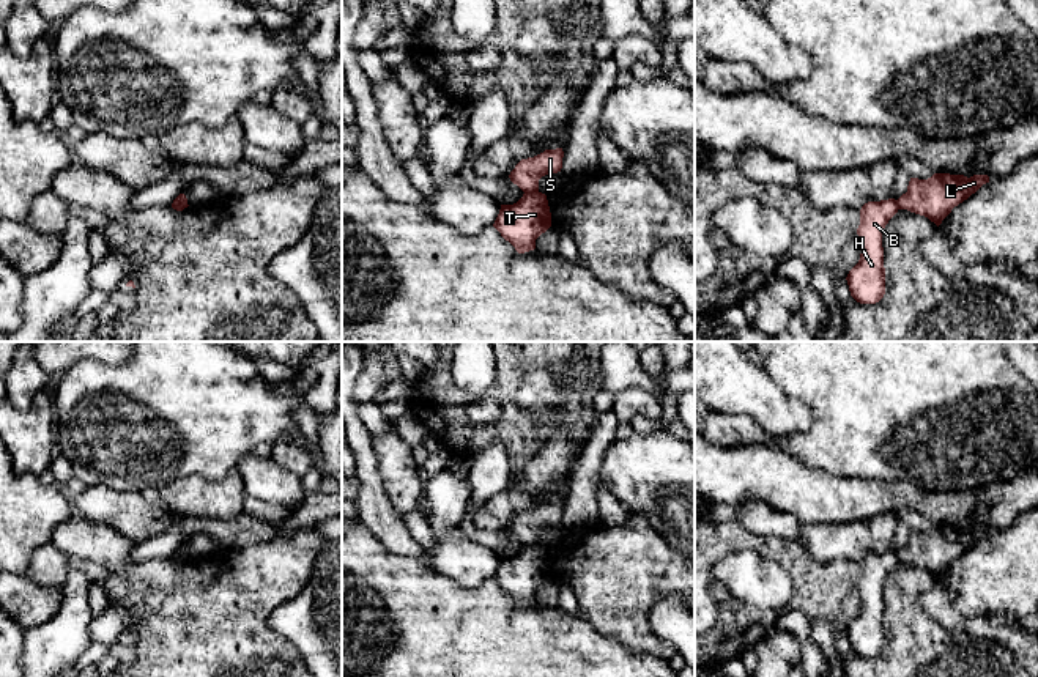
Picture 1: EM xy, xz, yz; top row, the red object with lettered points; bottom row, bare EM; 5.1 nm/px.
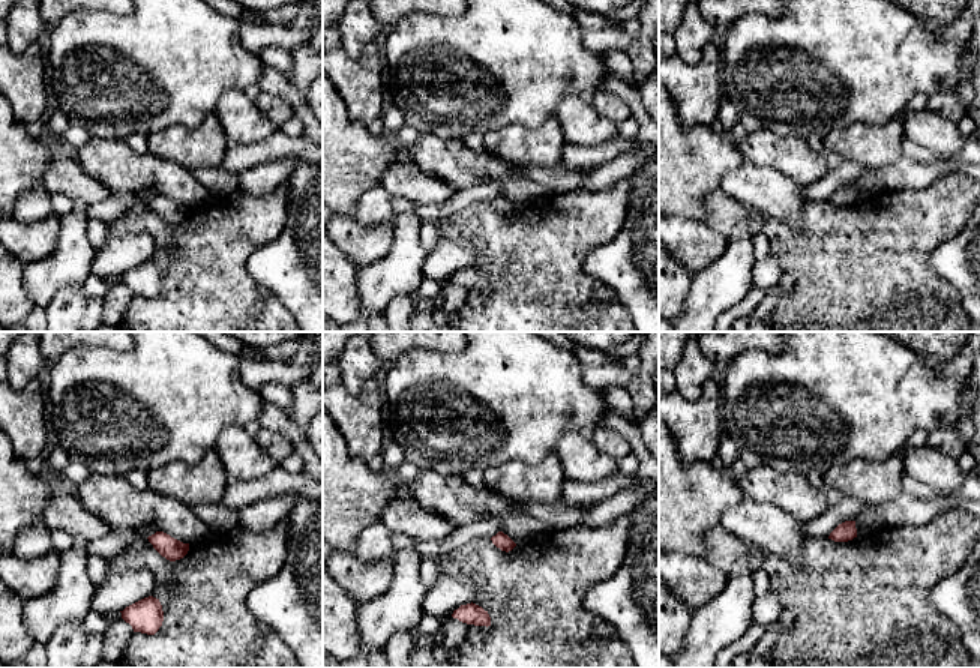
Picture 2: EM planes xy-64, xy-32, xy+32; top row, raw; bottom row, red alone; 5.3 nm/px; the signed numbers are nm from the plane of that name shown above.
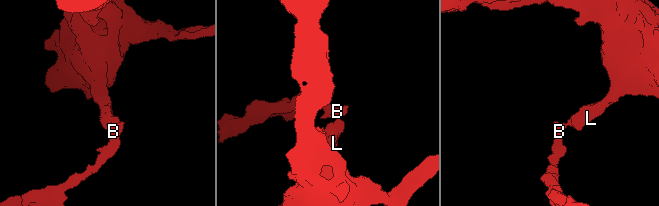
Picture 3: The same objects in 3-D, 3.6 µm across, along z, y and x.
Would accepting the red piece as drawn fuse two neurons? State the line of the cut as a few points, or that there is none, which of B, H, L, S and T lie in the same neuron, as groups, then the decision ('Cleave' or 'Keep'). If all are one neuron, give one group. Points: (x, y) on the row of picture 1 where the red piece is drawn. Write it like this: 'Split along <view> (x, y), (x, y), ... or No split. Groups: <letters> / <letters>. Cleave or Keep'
Split along xz (537, 191), (525, 194). Groups: B H S / L T. Cleave

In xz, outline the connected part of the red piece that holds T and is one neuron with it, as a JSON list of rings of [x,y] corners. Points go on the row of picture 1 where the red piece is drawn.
[[[526,192],[513,205],[501,205],[493,227],[518,253],[536,249],[536,239],[551,227],[547,195]]]

